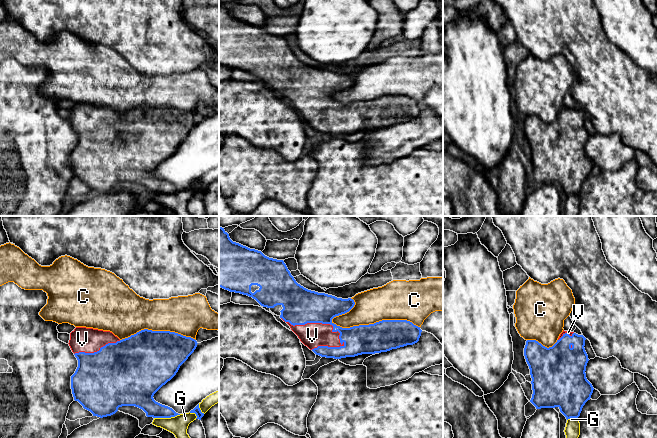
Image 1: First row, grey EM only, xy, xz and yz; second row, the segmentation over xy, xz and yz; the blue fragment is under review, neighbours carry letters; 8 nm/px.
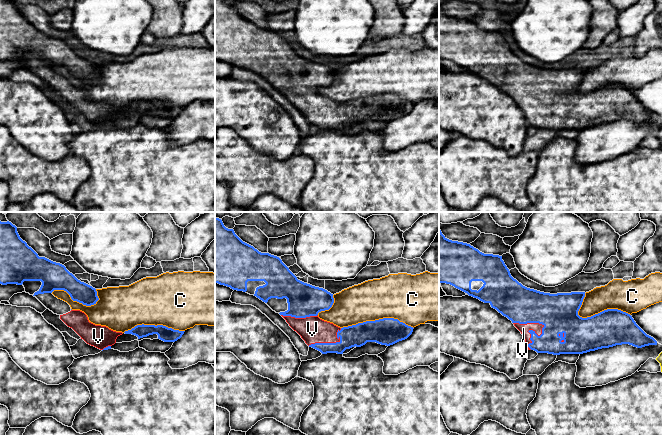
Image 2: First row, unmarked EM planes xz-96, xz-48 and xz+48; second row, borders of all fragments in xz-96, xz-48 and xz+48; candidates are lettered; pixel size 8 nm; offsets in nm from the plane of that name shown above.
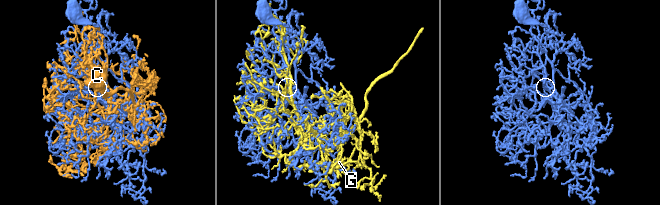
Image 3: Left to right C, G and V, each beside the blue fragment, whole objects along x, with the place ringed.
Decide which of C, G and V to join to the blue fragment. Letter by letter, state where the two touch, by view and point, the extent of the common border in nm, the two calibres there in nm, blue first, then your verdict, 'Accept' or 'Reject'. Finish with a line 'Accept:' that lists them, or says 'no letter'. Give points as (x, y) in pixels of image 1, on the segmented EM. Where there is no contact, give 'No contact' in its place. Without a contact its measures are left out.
C: Touches blue at xz (375, 323). Shared border 700 nm. Thickness 240 nm (blue) against 320 nm. Reject
G: Touches blue at xy (167, 417). Shared border 220 nm. Thickness 160 nm (blue) against 160 nm. Reject
V: Touches blue at xz (319, 322). Shared border 550 nm. Thickness 280 nm (blue) against 200 nm. Accept
Accept: V

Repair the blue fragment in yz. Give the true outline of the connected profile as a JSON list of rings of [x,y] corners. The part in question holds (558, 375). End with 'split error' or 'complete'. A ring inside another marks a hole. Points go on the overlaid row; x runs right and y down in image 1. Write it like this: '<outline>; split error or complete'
[[[563,330],[557,342],[549,348],[536,340],[526,341],[524,356],[530,369],[533,390],[530,402],[536,409],[558,407],[567,420],[580,416],[594,390],[585,373],[589,361],[584,348],[585,340],[583,335]]]; split error

